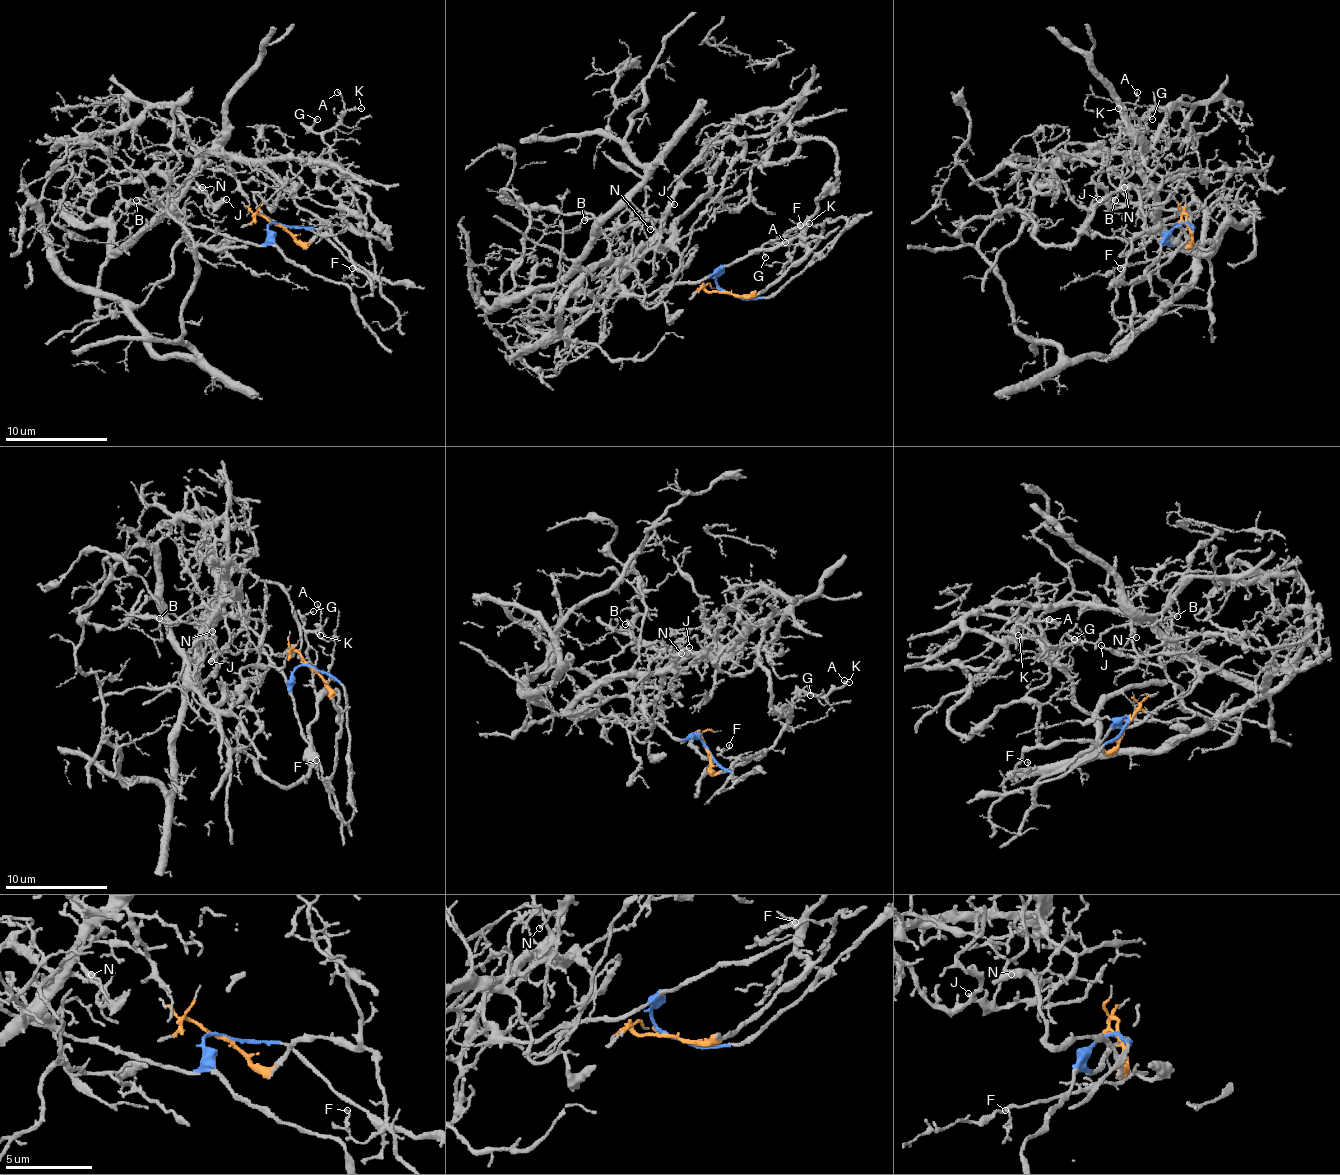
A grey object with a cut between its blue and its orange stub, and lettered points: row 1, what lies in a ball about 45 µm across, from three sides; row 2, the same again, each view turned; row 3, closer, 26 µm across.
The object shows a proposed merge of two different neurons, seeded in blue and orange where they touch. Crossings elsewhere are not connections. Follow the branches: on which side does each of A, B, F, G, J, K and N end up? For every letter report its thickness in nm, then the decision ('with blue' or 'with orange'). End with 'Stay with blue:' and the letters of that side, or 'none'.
A: calibre 130 nm; with orange
B: calibre 170 nm; with blue
F: calibre 130 nm; with orange
G: calibre 120 nm; with orange
J: calibre 140 nm; with blue
K: calibre 130 nm; with orange
N: calibre 120 nm; with blue
Stay with blue: B, J, N

